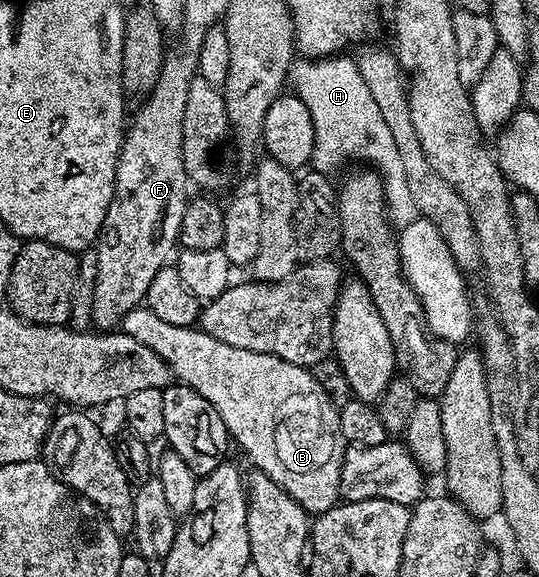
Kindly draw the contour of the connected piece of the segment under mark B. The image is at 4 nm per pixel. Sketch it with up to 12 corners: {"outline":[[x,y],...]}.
{"outline":[[165,323],[122,332],[209,399],[308,515],[340,500],[339,409],[310,368]]}

